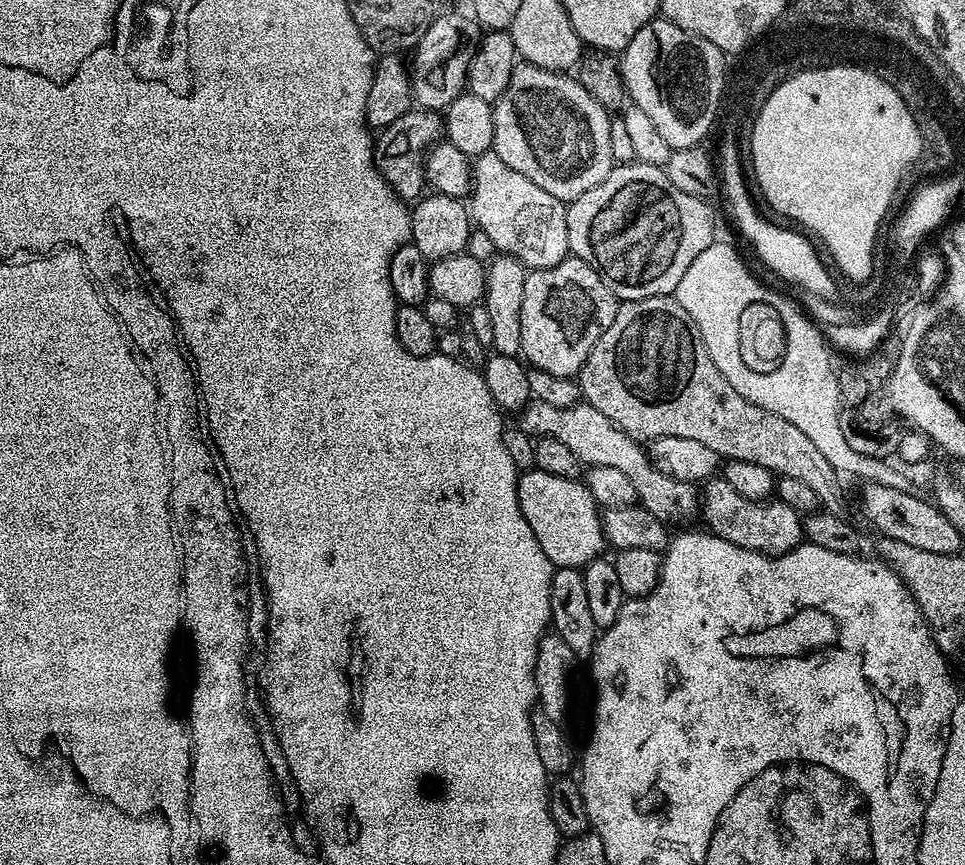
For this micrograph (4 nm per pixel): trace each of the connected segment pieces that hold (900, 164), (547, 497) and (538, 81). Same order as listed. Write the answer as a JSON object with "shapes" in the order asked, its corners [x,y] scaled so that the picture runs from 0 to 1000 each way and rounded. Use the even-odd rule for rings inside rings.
{"shapes":[[[[860,76],[858,83],[837,83],[827,86],[825,92],[810,95],[810,101],[802,104],[799,113],[794,113],[794,123],[791,132],[785,132],[782,142],[782,172],[777,178],[779,194],[783,198],[781,208],[784,213],[792,213],[792,222],[796,222],[796,231],[808,240],[808,245],[817,245],[817,250],[825,250],[825,254],[831,255],[831,261],[840,272],[851,276],[857,295],[862,305],[875,305],[875,314],[879,319],[889,321],[899,319],[899,287],[904,287],[904,268],[908,268],[910,260],[917,258],[916,249],[920,245],[920,239],[924,236],[924,230],[928,227],[928,216],[933,213],[933,207],[937,203],[937,198],[945,188],[954,184],[958,168],[953,162],[949,162],[949,148],[945,148],[945,139],[941,139],[941,129],[937,129],[937,120],[928,112],[926,99],[915,92],[911,86],[902,84],[896,76]]],[[[553,540],[538,547],[535,565],[545,603],[549,603],[566,645],[570,645],[576,657],[604,658],[625,639],[622,637],[628,634],[628,625],[624,592],[611,571],[608,558],[582,553]]],[[[536,73],[533,86],[528,86],[528,99],[512,118],[512,164],[510,170],[516,183],[537,197],[549,210],[562,215],[566,224],[585,234],[598,231],[607,220],[623,213],[634,200],[636,186],[632,173],[632,146],[630,129],[618,117],[615,108],[608,106],[604,96],[593,86],[571,83],[562,76]]]]}

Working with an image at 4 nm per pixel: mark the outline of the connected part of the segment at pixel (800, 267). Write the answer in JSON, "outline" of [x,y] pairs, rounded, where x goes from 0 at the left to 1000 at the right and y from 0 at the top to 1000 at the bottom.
{"outline":[[[750,173],[747,176],[749,182],[753,182],[755,187],[755,201],[754,208],[756,208],[756,225],[753,228],[753,237],[759,243],[759,250],[763,254],[763,259],[768,271],[777,280],[790,301],[791,305],[796,308],[806,320],[821,326],[831,334],[839,338],[845,346],[855,346],[861,343],[864,339],[862,336],[862,328],[856,319],[857,312],[852,312],[848,298],[850,296],[844,296],[844,291],[839,289],[839,284],[833,280],[835,271],[827,275],[823,271],[817,271],[817,268],[808,268],[796,259],[792,259],[790,254],[783,252],[779,238],[775,236],[773,227],[771,227],[771,214],[774,210],[772,201],[769,201],[769,192],[765,187],[768,185],[768,177],[763,173]]]}

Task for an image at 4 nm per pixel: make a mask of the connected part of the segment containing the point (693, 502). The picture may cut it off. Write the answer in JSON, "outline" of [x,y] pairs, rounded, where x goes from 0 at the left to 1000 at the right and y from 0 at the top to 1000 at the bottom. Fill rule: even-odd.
{"outline":[[[552,461],[543,468],[538,477],[538,494],[548,499],[552,505],[569,504],[570,506],[578,506],[578,511],[591,516],[591,520],[595,520],[595,525],[599,525],[602,538],[605,539],[636,539],[636,543],[645,543],[645,548],[649,548],[653,553],[653,557],[657,557],[659,563],[659,577],[666,583],[669,590],[674,590],[674,594],[678,594],[678,599],[682,599],[688,607],[696,608],[696,606],[709,606],[705,608],[713,608],[717,600],[722,600],[723,593],[727,587],[727,573],[723,568],[720,558],[712,555],[704,555],[697,550],[686,548],[686,543],[682,543],[676,538],[675,526],[669,521],[668,514],[662,509],[655,508],[646,499],[642,494],[632,483],[628,483],[628,479],[624,479],[624,474],[616,474],[616,469],[611,469],[607,465],[602,465],[591,469],[574,469],[570,465],[562,465]]]}

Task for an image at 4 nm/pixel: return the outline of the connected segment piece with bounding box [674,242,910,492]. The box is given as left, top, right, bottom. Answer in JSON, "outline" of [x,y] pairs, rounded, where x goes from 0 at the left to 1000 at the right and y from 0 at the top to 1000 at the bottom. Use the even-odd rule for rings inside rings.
{"outline":[[[739,280],[732,289],[727,289],[727,294],[723,294],[723,298],[719,298],[719,303],[715,303],[715,308],[711,311],[711,317],[707,317],[707,326],[703,326],[698,346],[705,350],[707,358],[711,358],[711,363],[715,363],[719,377],[723,377],[723,386],[727,386],[727,395],[732,400],[736,414],[740,414],[740,423],[744,423],[744,428],[748,428],[752,442],[756,442],[756,446],[761,446],[761,451],[765,451],[765,455],[769,455],[769,460],[781,465],[781,469],[790,469],[790,474],[798,474],[802,479],[806,479],[806,483],[815,483],[815,488],[823,488],[823,492],[827,492],[827,497],[831,497],[831,502],[835,502],[835,506],[839,506],[839,511],[844,511],[844,516],[848,516],[848,520],[852,520],[852,526],[859,532],[860,539],[864,539],[866,546],[872,548],[880,546],[883,550],[892,550],[891,555],[895,557],[904,556],[930,564],[933,568],[942,568],[943,561],[941,561],[940,553],[924,538],[924,534],[902,529],[897,525],[889,525],[889,520],[885,520],[885,516],[881,516],[881,511],[875,501],[875,486],[873,480],[870,481],[870,451],[873,455],[873,444],[870,449],[869,442],[866,440],[866,430],[862,427],[862,412],[858,408],[860,398],[855,390],[855,385],[832,361],[833,366],[815,343],[807,342],[804,338],[799,338],[792,328],[787,328],[779,320],[778,312],[771,306],[770,298],[756,283],[746,281]]]}

